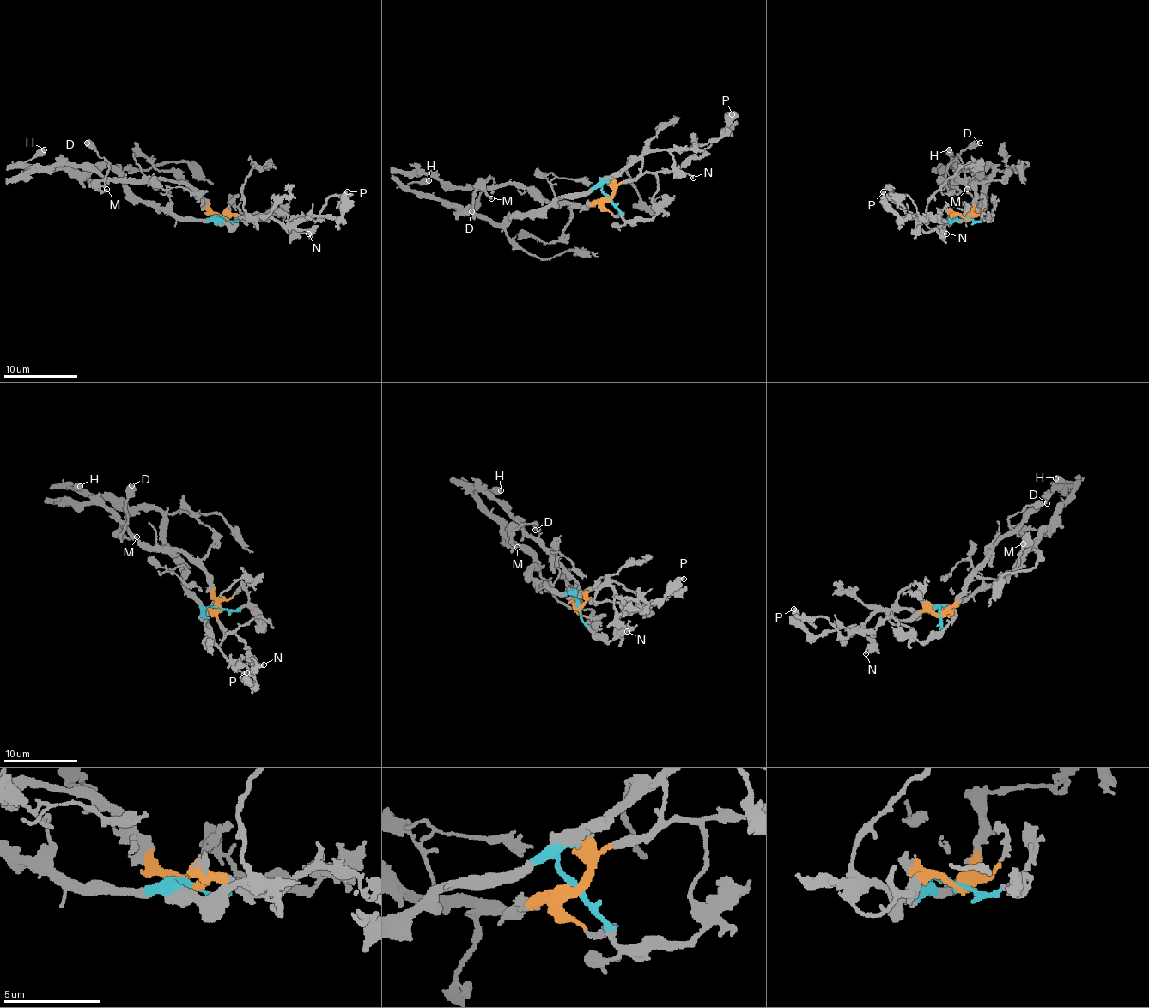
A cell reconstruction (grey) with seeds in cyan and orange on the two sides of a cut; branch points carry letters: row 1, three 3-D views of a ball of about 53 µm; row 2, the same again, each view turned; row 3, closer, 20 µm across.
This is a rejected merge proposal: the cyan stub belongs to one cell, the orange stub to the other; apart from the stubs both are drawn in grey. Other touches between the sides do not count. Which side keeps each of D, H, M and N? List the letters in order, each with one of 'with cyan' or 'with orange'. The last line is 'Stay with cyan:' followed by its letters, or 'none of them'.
D: with cyan
H: with cyan
M: with cyan
N: with cyan
Stay with cyan: D, H, M, N

